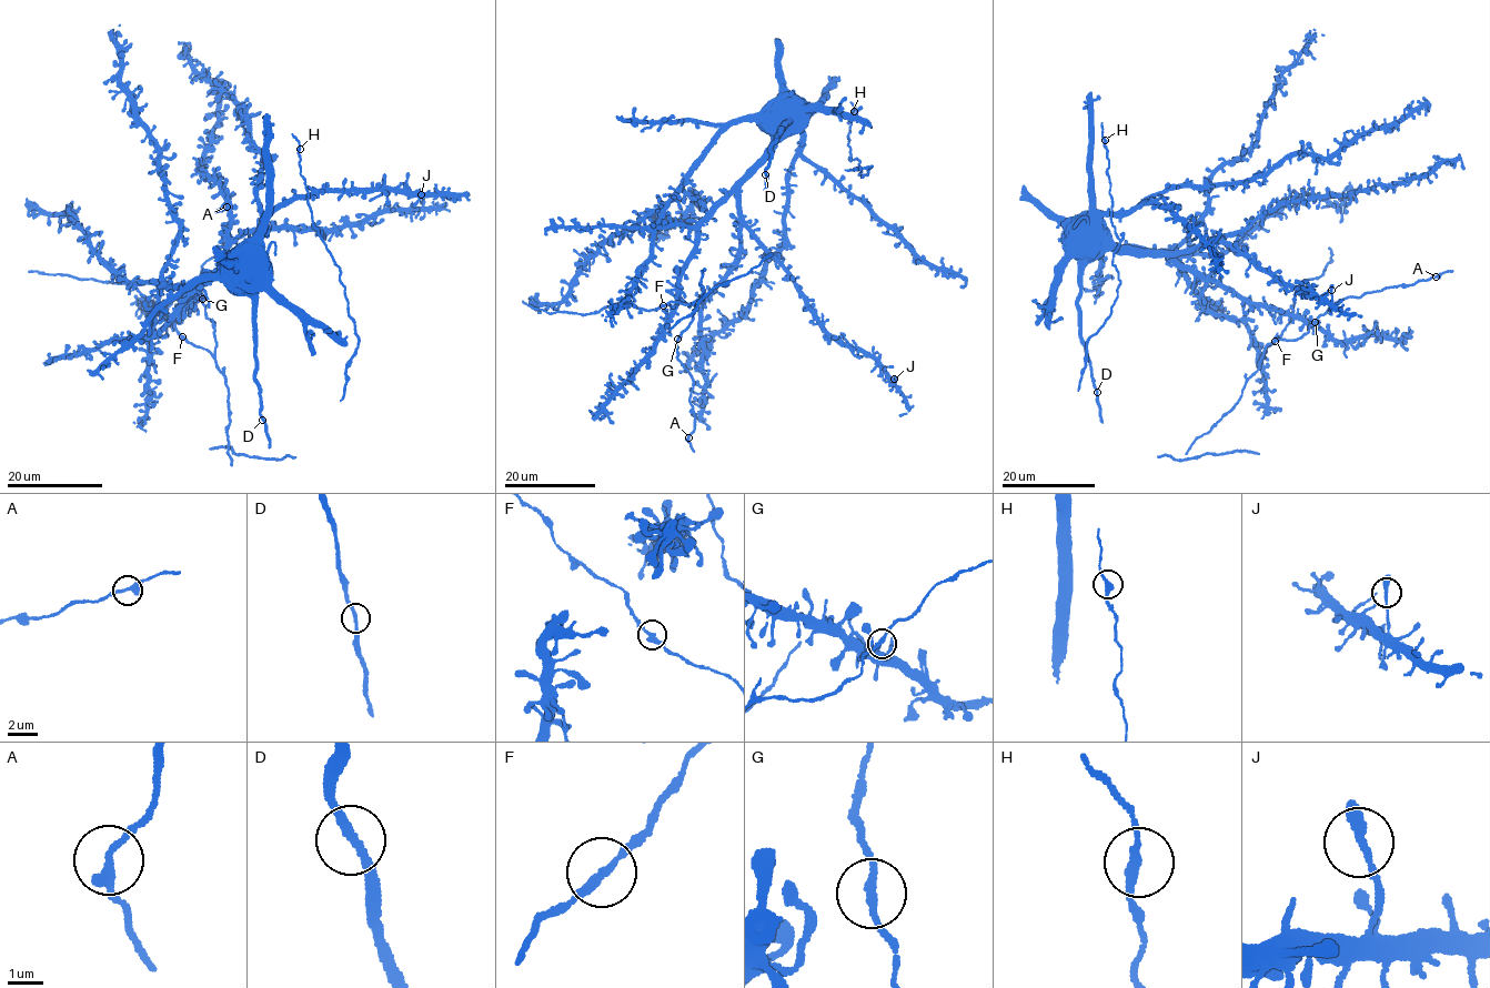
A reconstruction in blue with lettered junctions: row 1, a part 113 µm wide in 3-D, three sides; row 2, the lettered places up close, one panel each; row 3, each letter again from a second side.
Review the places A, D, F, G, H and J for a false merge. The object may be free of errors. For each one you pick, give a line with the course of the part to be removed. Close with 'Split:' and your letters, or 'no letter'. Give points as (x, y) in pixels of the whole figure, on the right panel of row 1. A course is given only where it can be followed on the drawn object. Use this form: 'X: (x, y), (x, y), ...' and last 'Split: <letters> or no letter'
Split: no letter

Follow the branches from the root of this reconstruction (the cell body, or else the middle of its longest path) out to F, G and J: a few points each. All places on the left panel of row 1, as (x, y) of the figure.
F: (242, 259), (241, 271), (224, 268), (192, 290), (187, 304), (200, 299), (213, 322), (214, 353), (182, 336)
G: (242, 259), (245, 255), (248, 265), (241, 271), (224, 268), (192, 290), (194, 294), (187, 308), (202, 299)
J: (242, 259), (248, 265), (241, 271), (219, 269), (227, 250), (250, 232), (360, 223), (421, 208), (421, 194)

